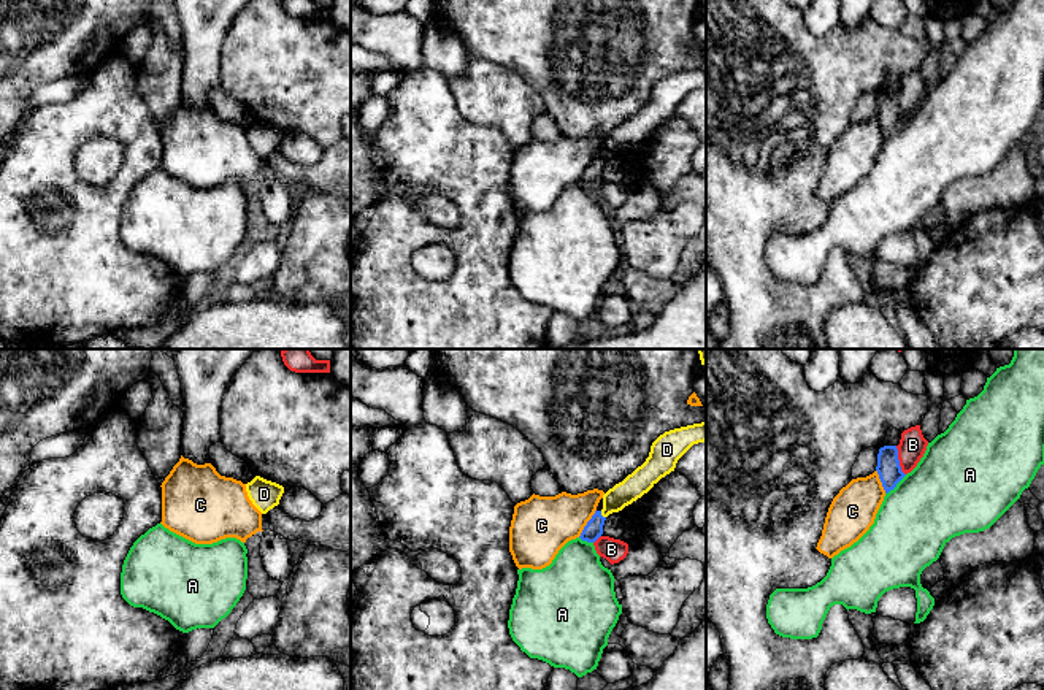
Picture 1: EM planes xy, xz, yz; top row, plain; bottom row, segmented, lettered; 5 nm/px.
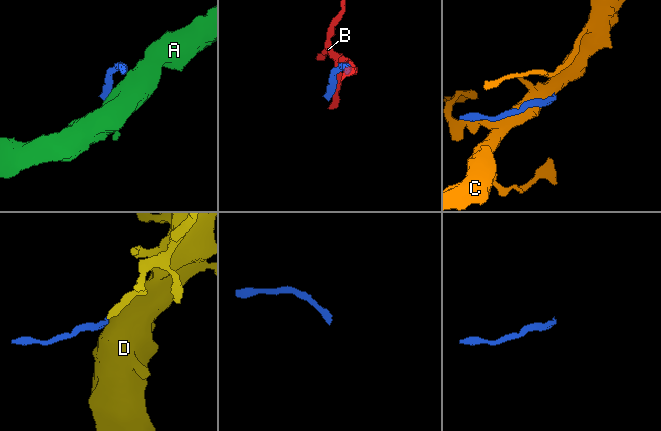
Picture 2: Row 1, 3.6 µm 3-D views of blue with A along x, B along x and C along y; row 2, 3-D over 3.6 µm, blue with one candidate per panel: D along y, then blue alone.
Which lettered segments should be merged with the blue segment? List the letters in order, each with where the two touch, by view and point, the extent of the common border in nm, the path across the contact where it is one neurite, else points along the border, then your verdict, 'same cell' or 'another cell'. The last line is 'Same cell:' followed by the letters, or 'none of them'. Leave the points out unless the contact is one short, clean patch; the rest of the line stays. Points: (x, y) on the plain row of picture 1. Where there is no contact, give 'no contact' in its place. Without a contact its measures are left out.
A: contact yz (895, 130); length 150 nm; border yz (906, 119), (886, 138); another cell
B: contact yz (898, 105); length 160 nm; another cell
C: contact xz (587, 168); length 170 nm; another cell
D: contact xz (600, 159); length 50 nm; way xz (594, 173), (600, 159), (638, 127); same cell
Same cell: D

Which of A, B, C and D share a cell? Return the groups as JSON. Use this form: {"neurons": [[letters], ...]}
{"neurons": [["A"], ["B"], ["C"], ["D"]]}

